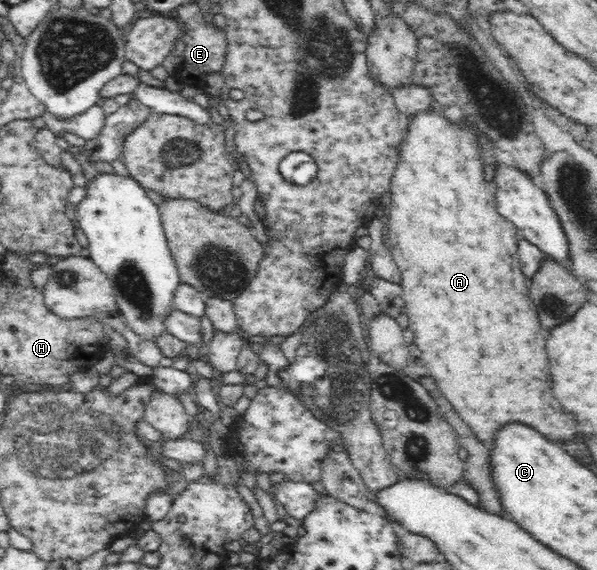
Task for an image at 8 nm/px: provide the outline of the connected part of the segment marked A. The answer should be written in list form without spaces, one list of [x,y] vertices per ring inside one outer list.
[[[428,109],[428,111],[418,111],[408,119],[408,127],[406,127],[405,137],[402,139],[402,151],[398,155],[398,171],[394,171],[394,179],[390,185],[392,191],[392,205],[390,205],[390,217],[386,223],[386,239],[383,243],[390,249],[394,261],[400,265],[402,271],[402,287],[404,287],[404,301],[406,301],[406,313],[408,313],[408,321],[410,321],[410,331],[414,334],[413,344],[416,343],[422,351],[422,363],[430,375],[436,379],[440,391],[444,393],[444,397],[454,405],[454,413],[462,417],[464,423],[468,423],[468,427],[475,433],[475,437],[484,442],[489,448],[490,441],[494,439],[494,433],[510,423],[524,423],[534,427],[536,431],[540,431],[542,435],[546,435],[552,441],[562,441],[562,439],[572,439],[576,433],[576,423],[574,417],[566,411],[562,411],[560,403],[554,399],[552,395],[552,381],[550,381],[550,373],[548,373],[548,355],[544,349],[544,329],[538,321],[538,313],[534,309],[534,303],[528,295],[528,285],[531,284],[531,278],[524,277],[520,271],[520,263],[516,259],[516,233],[514,224],[506,219],[502,219],[496,213],[494,207],[494,199],[490,199],[490,183],[486,183],[484,176],[484,163],[480,157],[480,147],[478,147],[478,137],[472,131],[468,131],[462,125],[450,123],[444,117],[438,117],[436,111]]]

